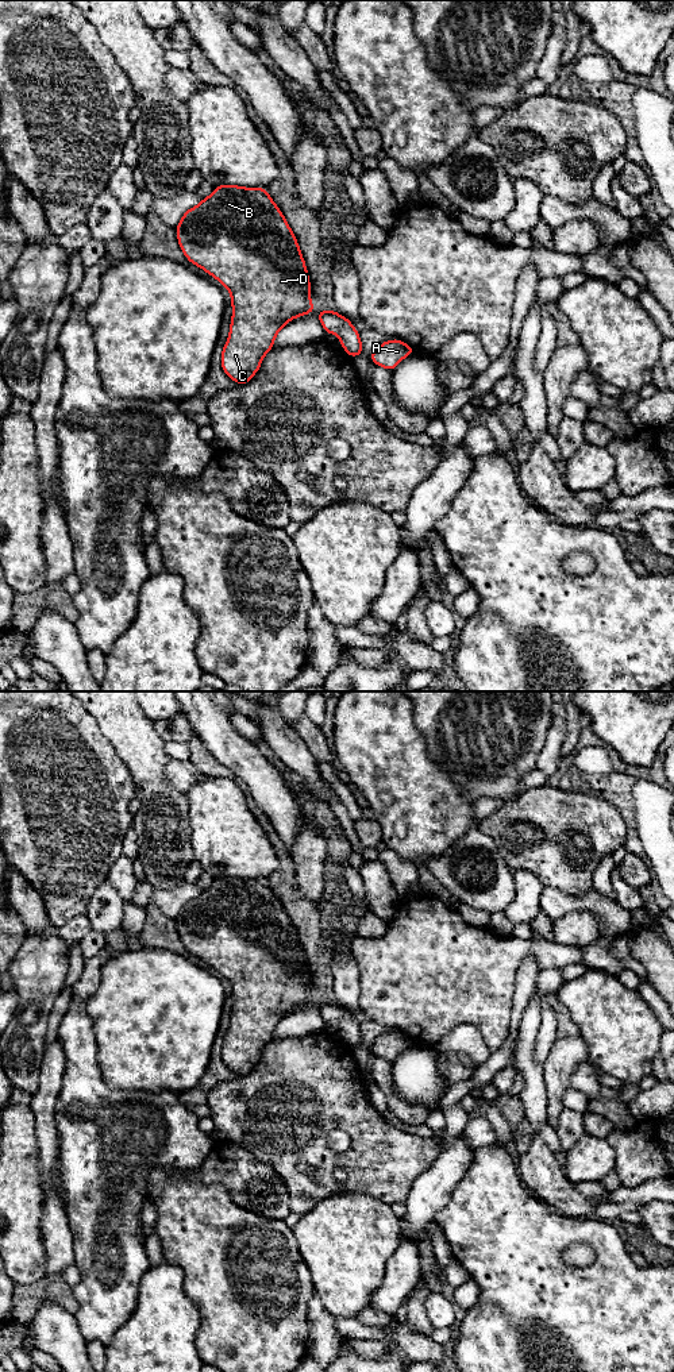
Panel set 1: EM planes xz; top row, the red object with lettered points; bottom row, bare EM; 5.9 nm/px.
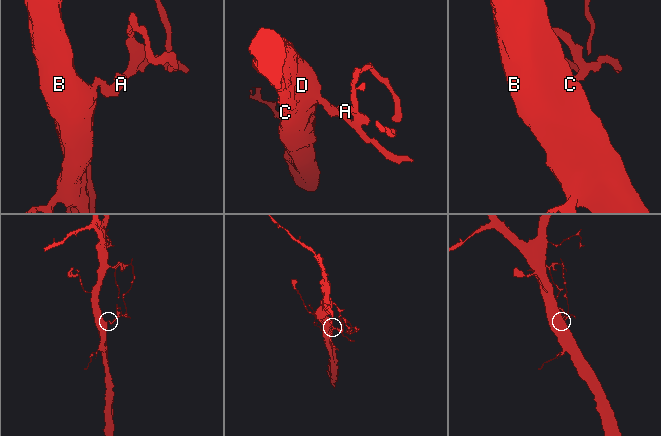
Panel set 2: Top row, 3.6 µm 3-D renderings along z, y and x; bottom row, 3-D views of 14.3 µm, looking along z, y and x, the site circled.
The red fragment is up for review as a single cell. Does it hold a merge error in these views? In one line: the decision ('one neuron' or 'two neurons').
one neuron

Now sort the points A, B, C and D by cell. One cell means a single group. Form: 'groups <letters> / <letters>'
groups A B C D

